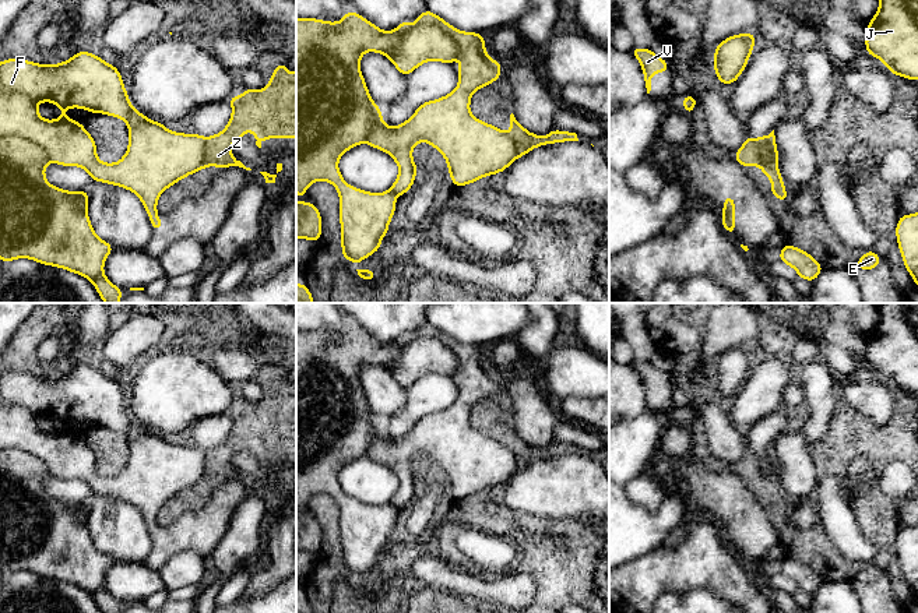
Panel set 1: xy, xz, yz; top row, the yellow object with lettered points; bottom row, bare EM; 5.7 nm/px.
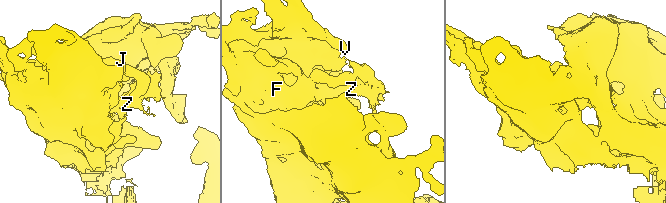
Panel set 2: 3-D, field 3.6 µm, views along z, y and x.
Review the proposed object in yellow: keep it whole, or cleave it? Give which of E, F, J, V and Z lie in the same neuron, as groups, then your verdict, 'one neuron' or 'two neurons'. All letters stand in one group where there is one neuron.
groups E F J V / Z; two neurons

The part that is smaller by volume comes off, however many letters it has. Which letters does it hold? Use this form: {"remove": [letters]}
{"remove": ["Z"]}

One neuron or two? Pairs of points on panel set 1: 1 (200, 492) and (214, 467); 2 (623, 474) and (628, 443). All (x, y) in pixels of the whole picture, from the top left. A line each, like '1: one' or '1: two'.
1: one
2: one

